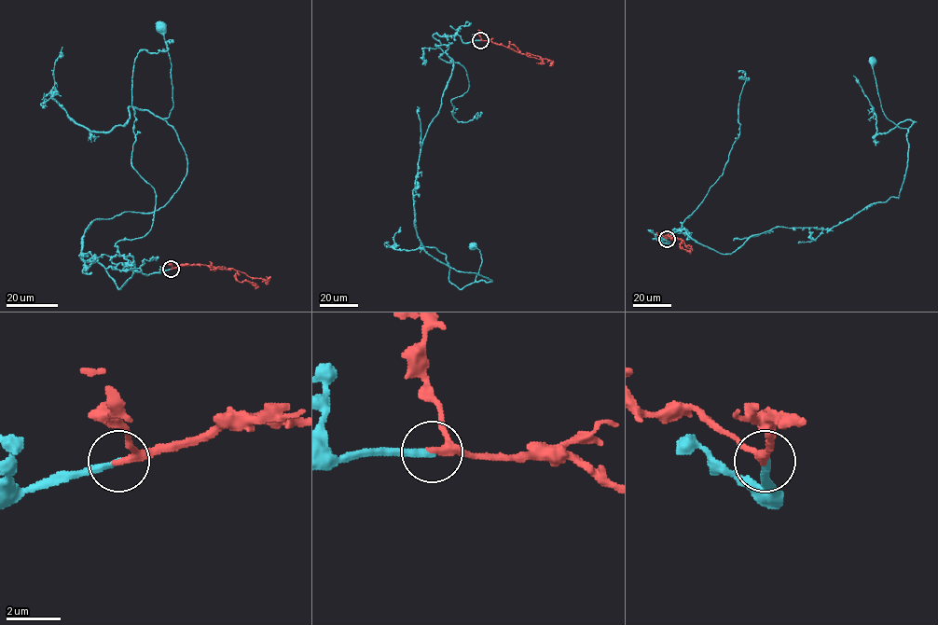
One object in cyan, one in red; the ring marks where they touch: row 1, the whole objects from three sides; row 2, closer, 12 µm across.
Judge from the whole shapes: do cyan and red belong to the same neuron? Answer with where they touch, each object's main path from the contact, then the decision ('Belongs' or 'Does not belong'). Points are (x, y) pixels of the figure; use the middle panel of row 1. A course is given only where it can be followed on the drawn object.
Place: (480, 40). Course of cyan: (480, 40), (433, 35), (452, 71), (413, 190), (423, 249), (492, 281), (475, 282), (473, 246). Course of red: (480, 40), (489, 40), (529, 57), (549, 60), (552, 62), (550, 65). Belongs

